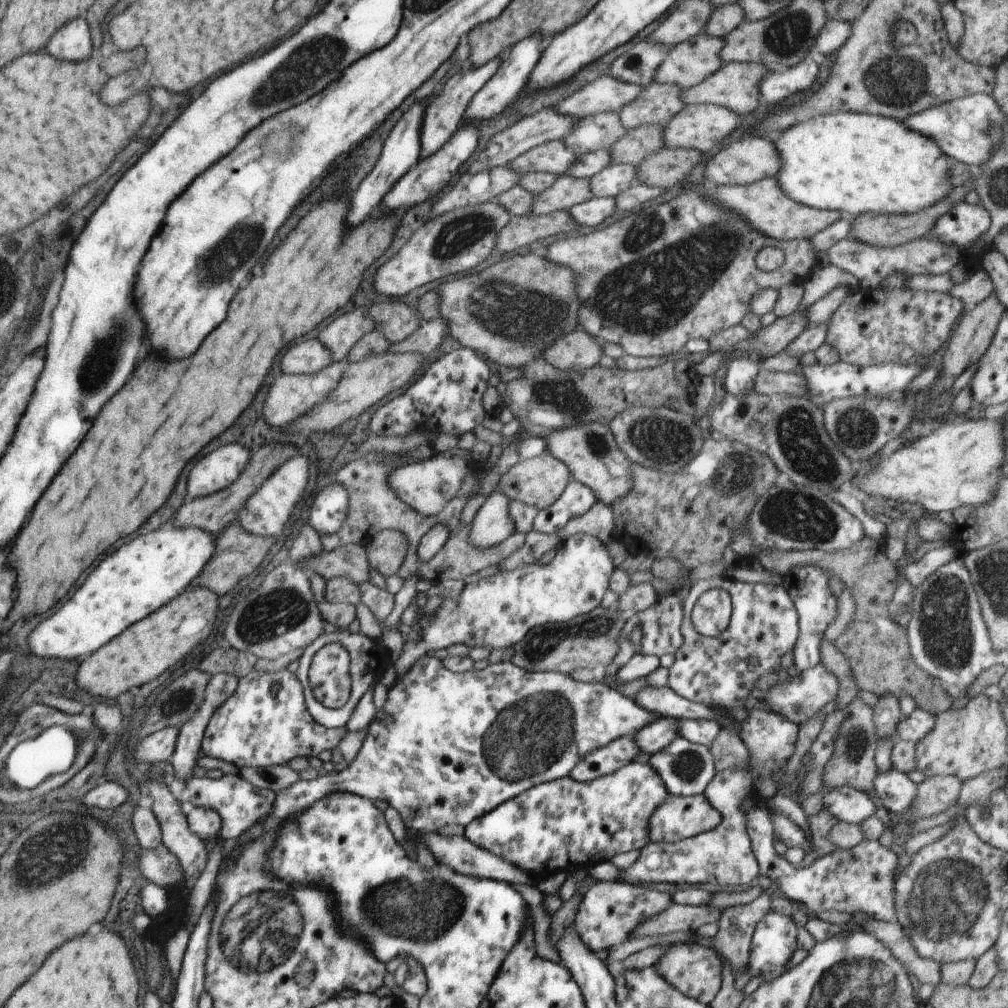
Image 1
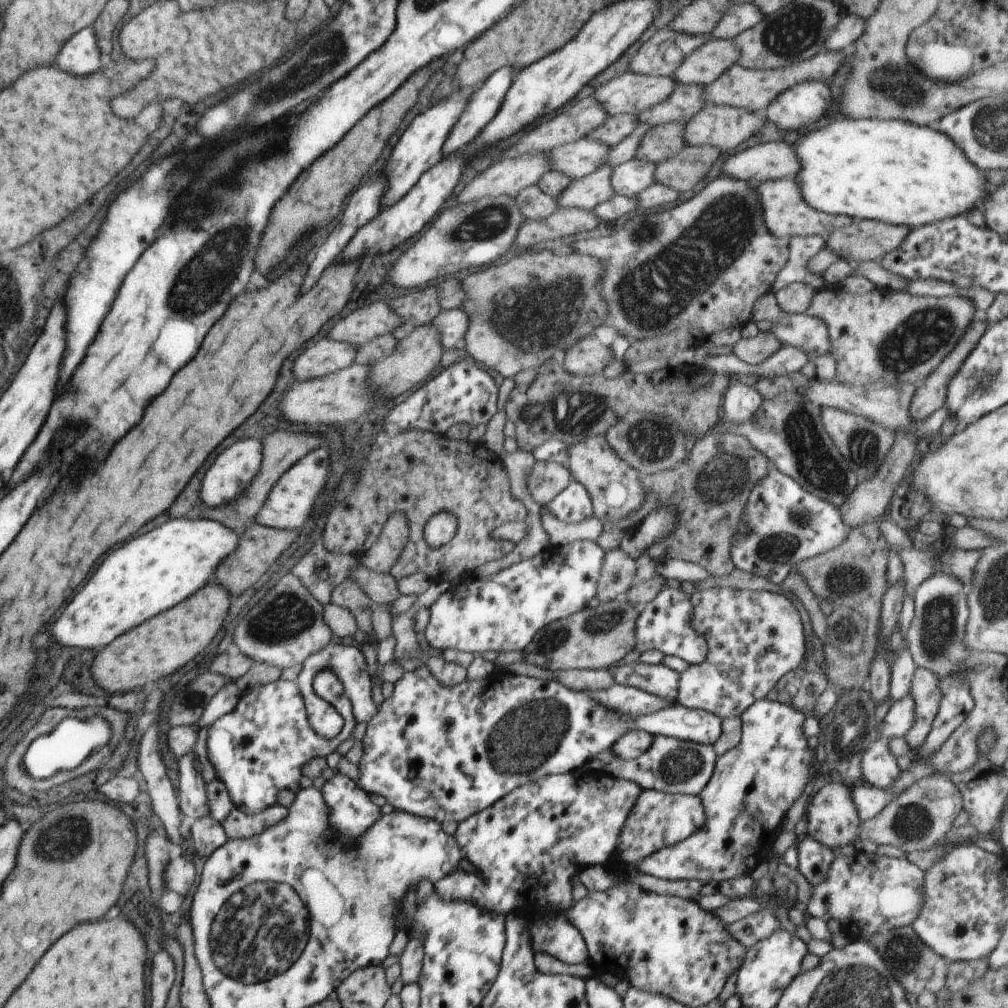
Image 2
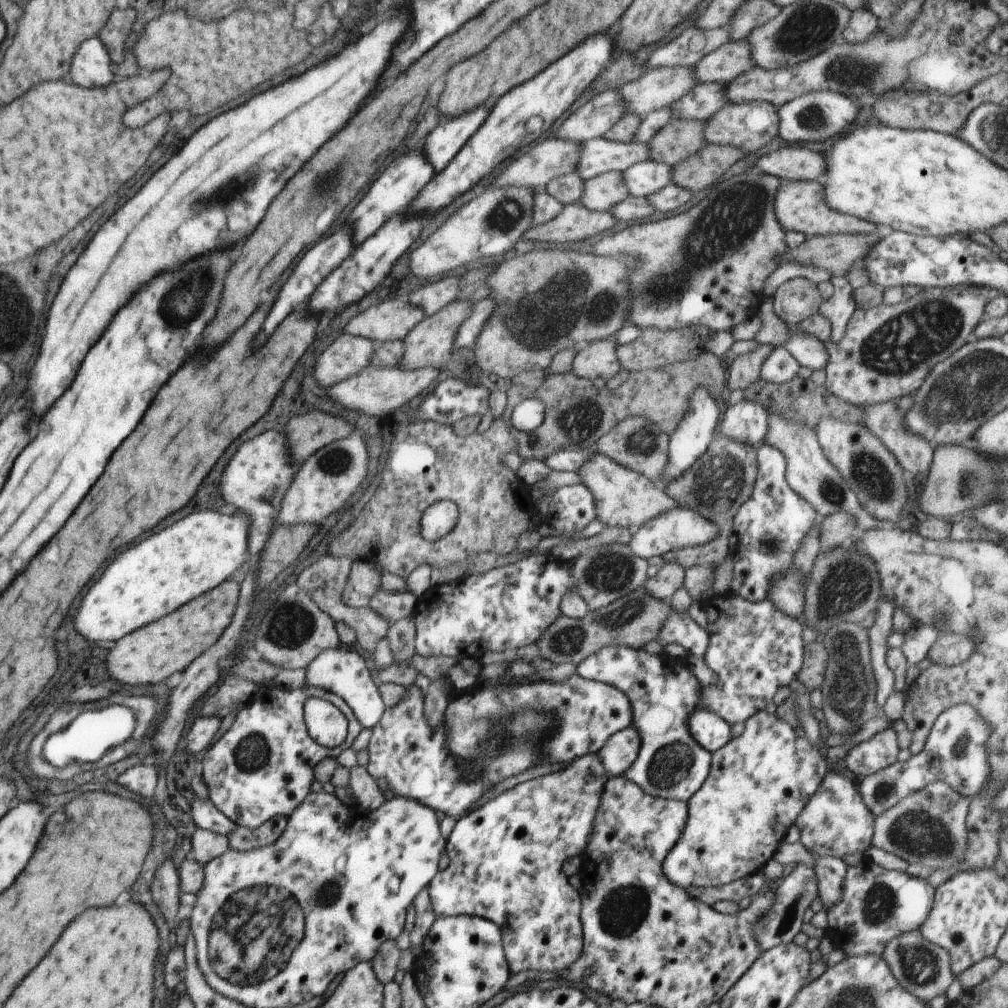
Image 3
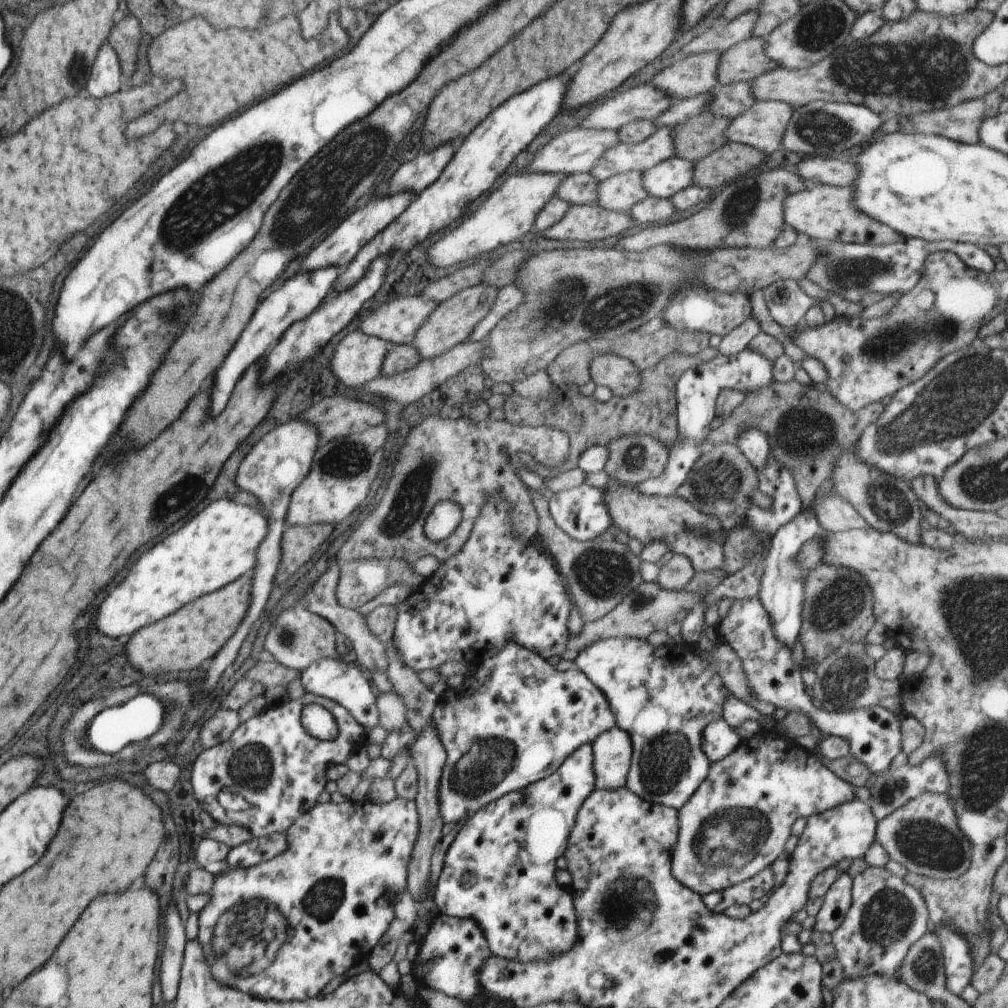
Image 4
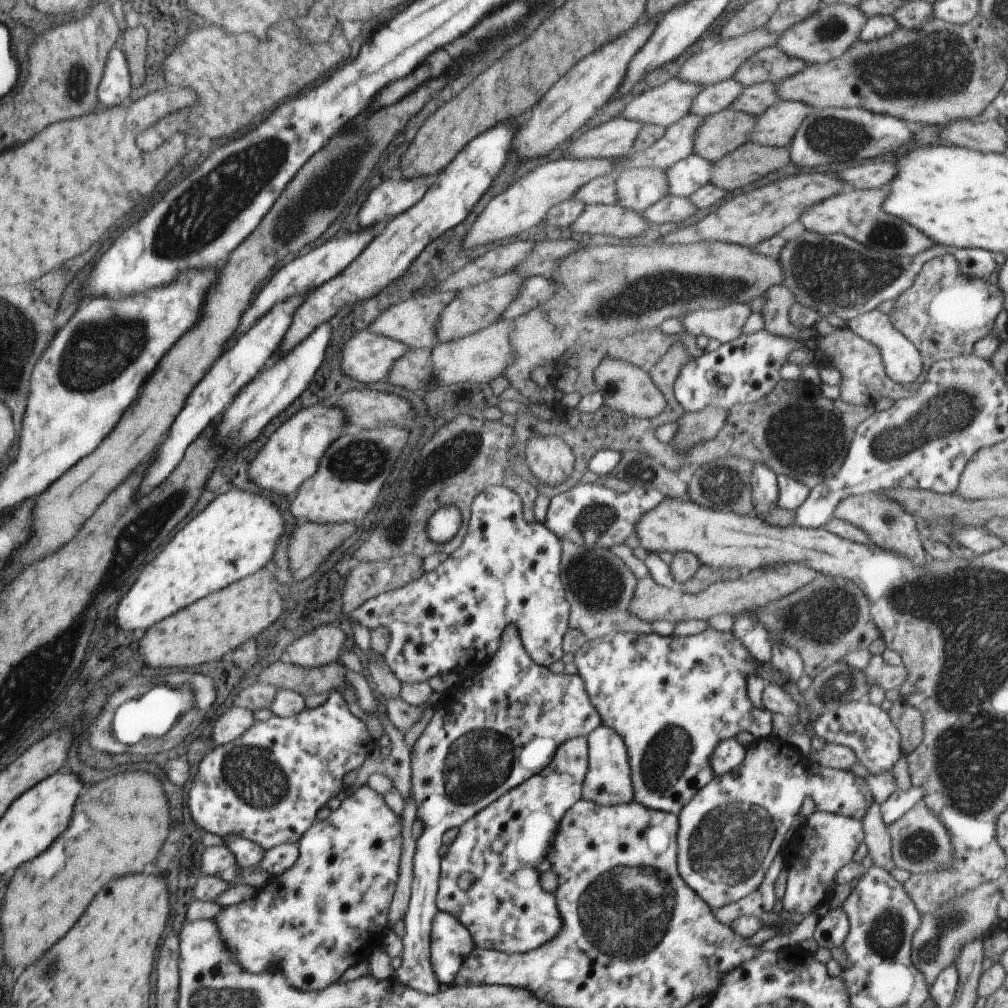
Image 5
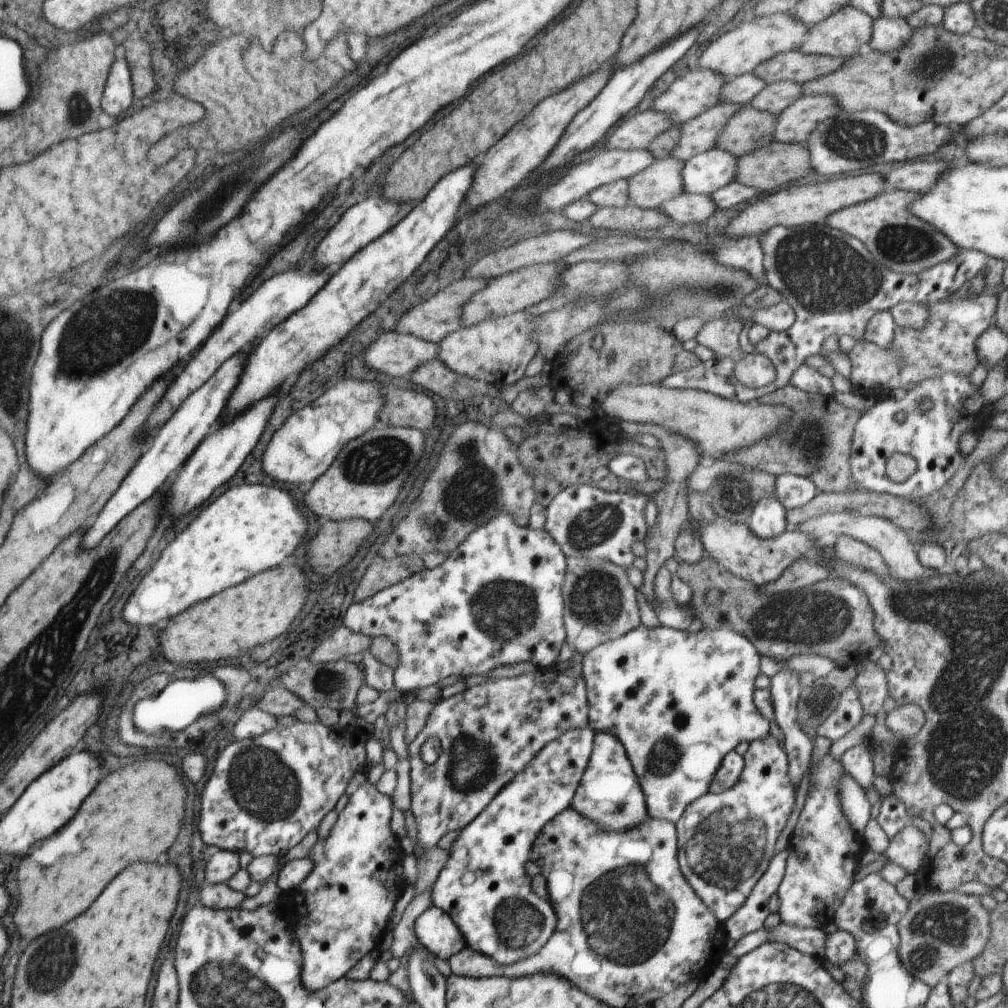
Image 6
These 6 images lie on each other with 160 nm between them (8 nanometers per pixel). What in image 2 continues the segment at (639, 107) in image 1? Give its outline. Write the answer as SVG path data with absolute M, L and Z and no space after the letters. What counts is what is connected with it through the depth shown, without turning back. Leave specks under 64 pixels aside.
M678 84L664 102L636 114L636 118L638 123L648 124L650 127L670 122L685 124L694 114L705 108L706 104L704 87Z

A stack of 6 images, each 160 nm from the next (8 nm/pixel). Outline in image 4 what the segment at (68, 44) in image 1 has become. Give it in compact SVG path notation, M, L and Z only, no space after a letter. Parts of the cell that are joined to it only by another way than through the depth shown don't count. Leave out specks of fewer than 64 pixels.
M110 44L102 46L99 54L96 54L95 65L92 66L90 77L86 90L96 96L96 98L105 98L110 94L115 94L122 88L120 82L120 64L118 64L118 52Z

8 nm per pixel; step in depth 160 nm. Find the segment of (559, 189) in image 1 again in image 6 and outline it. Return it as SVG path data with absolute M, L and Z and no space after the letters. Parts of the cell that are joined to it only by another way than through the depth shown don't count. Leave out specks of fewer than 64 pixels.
M662 159L627 179L631 206L656 209L662 202L684 193L682 160Z

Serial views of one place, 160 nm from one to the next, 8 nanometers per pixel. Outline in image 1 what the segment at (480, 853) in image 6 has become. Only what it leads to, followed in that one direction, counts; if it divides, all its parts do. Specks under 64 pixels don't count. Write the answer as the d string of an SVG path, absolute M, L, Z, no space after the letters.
M628 763L615 773L590 782L562 777L533 786L469 822L463 835L476 846L519 867L524 874L531 875L532 879L541 881L559 871L574 874L581 868L589 870L594 864L608 861L621 852L640 850L650 843L650 815L661 805L667 794L660 775L648 763Z

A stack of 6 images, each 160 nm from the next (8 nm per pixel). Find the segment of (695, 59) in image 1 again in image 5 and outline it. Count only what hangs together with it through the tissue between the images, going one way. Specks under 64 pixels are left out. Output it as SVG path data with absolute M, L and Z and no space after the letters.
M766 47L744 61L733 78L745 87L770 81L775 84L805 70L806 64L799 58L788 56L776 47Z

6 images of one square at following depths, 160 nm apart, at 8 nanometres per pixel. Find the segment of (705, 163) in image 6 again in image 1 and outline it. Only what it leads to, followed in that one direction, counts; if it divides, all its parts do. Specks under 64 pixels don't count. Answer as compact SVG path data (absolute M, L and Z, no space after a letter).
M614 163L590 178L594 197L617 197L638 180L639 170L631 164Z

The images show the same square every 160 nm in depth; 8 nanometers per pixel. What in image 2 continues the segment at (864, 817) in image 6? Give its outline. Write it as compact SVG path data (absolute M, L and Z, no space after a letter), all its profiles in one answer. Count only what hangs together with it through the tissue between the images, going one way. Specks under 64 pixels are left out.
M766 699L756 700L744 710L740 718L740 744L717 758L712 777L700 792L705 813L704 826L696 830L690 838L662 848L646 858L642 857L640 863L633 864L637 873L672 881L702 880L722 883L754 871L764 859L765 847L772 847L780 836L788 810L800 798L806 784L814 778L817 771L814 770L814 751L807 744L811 725L802 712L778 701L770 702Z

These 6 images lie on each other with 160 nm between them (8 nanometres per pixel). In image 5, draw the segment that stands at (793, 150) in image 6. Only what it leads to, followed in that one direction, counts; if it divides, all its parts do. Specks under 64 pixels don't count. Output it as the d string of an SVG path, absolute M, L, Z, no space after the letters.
M750 141L714 162L711 182L727 191L738 190L790 163L789 147L766 146Z

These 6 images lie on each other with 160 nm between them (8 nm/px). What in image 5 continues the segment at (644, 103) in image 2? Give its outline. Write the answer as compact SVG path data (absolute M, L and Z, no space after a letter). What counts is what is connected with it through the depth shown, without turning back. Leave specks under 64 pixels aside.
M764 26L752 29L737 37L721 40L710 46L704 46L696 56L692 56L683 64L678 77L686 82L700 83L703 87L732 79L744 61L766 47L776 47L780 37L778 33L773 33Z

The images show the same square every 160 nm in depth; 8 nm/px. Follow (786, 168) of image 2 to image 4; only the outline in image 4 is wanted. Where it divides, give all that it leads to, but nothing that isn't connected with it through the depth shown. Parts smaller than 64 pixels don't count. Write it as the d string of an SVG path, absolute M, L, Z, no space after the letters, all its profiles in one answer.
M810 156L806 162L798 164L800 178L808 184L826 184L833 186L849 186L858 178L858 168L853 160L840 158Z

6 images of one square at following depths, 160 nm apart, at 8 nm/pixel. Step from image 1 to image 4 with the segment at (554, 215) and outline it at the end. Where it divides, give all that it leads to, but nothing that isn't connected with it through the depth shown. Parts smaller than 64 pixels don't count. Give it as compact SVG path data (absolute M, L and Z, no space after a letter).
M598 203L570 205L560 222L546 228L541 236L554 240L579 240L592 242L620 236L634 221L628 213L606 210Z

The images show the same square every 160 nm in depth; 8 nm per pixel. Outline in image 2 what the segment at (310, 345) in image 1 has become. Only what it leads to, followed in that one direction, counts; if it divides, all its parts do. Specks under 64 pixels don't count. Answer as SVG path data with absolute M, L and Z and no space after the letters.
M325 337L300 354L300 358L294 362L294 376L298 380L313 380L352 367L356 350L348 342L336 342Z

